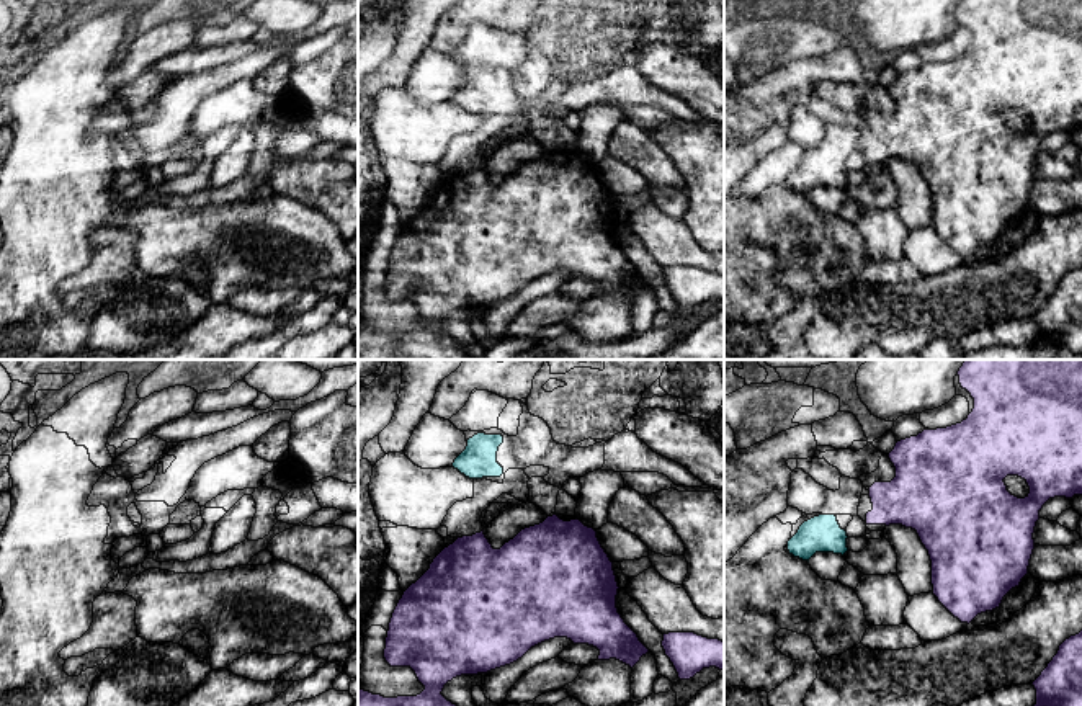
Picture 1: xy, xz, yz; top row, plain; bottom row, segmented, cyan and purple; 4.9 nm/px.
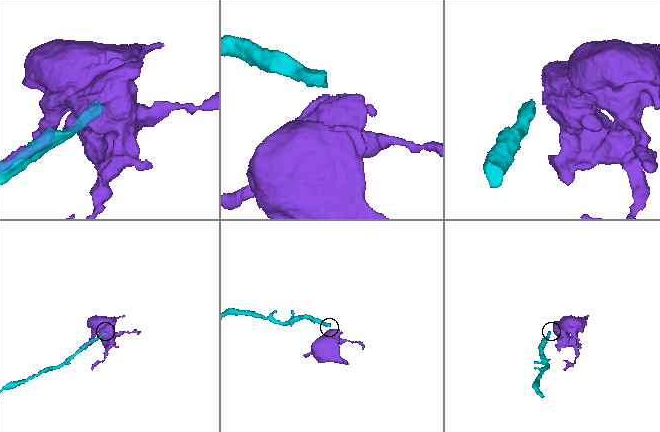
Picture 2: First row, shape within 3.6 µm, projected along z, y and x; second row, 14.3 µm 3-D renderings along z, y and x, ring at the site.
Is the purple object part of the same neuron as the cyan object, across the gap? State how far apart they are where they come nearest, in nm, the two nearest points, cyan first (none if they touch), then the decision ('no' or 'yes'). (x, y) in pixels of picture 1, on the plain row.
110 nm | yz (845, 165), (867, 157) | no

